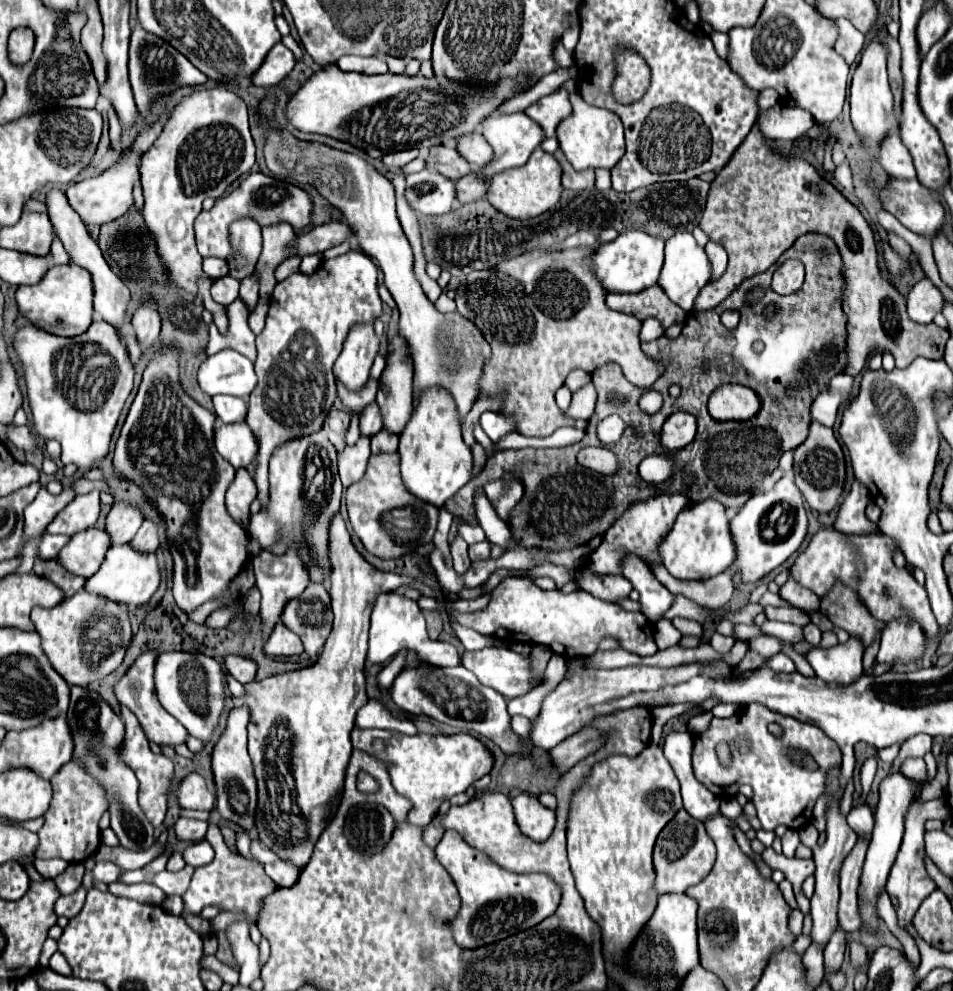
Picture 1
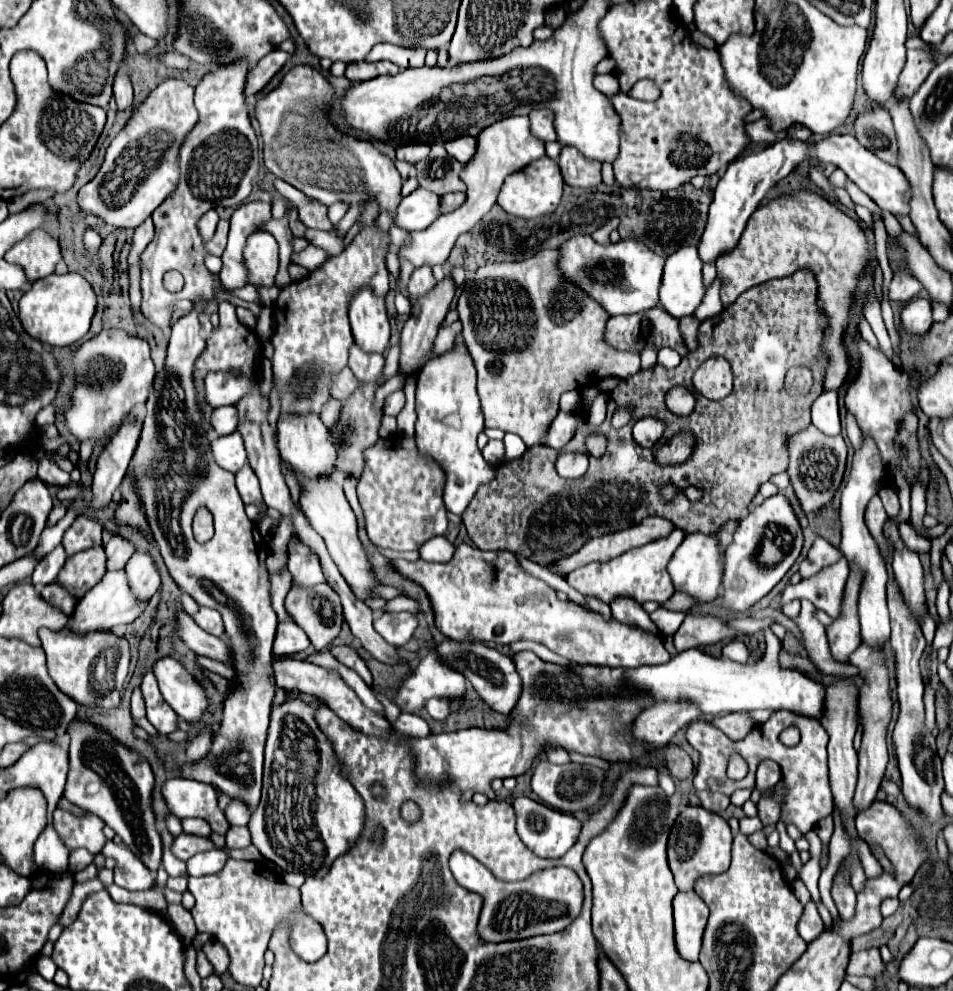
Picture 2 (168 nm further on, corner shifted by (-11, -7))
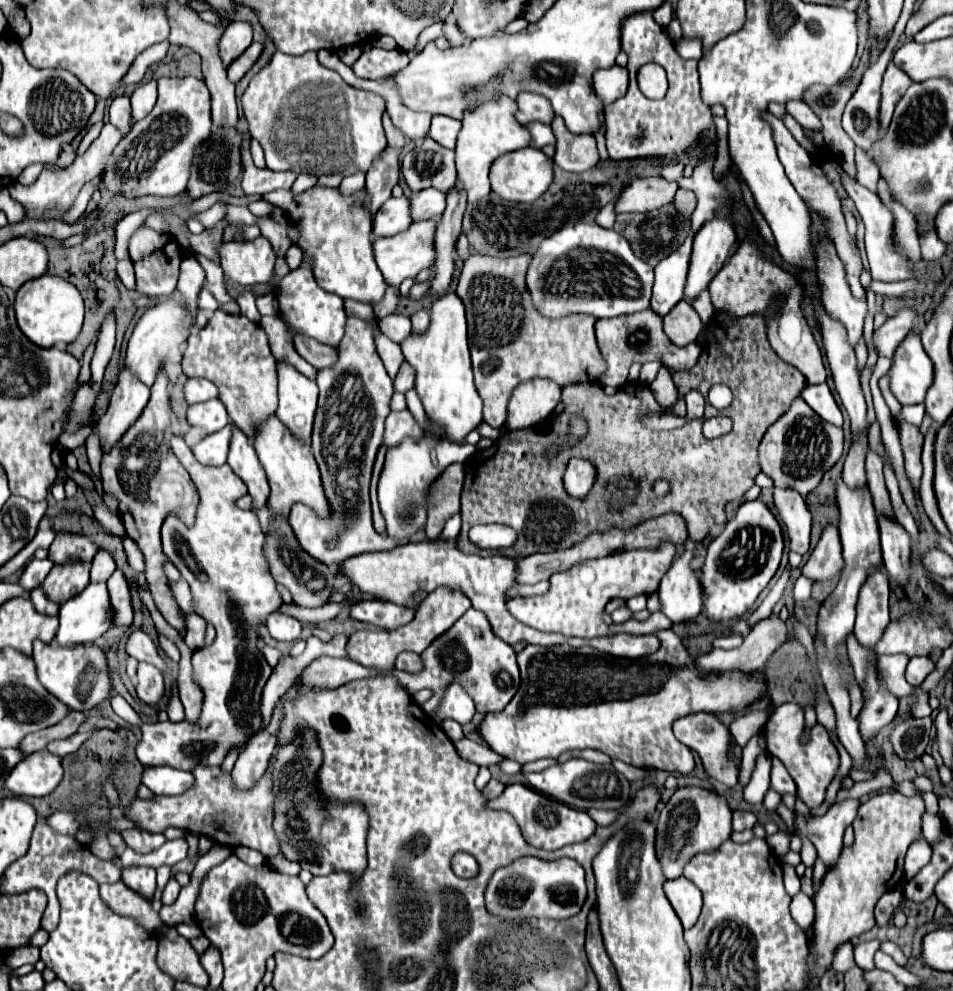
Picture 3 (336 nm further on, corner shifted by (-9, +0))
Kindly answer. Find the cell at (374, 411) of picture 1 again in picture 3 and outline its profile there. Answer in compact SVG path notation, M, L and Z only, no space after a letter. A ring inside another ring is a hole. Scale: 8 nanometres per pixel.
M403 361L403 365L401 365L401 369L399 369L393 385L395 385L397 391L403 391L403 393L405 393L405 391L409 391L409 389L413 387L413 383L415 383L413 367L411 367L407 361Z

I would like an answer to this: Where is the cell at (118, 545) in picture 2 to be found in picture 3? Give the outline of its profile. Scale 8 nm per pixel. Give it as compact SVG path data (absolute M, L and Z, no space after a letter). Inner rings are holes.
M99 551L91 563L91 581L107 581L115 571L115 561L107 551Z

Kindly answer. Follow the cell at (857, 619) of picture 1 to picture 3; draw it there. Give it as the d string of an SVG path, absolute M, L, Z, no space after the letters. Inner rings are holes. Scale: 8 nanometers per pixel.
M827 525L821 533L817 547L811 551L807 563L803 565L803 575L815 581L827 581L843 569L843 553L839 529L835 525Z

